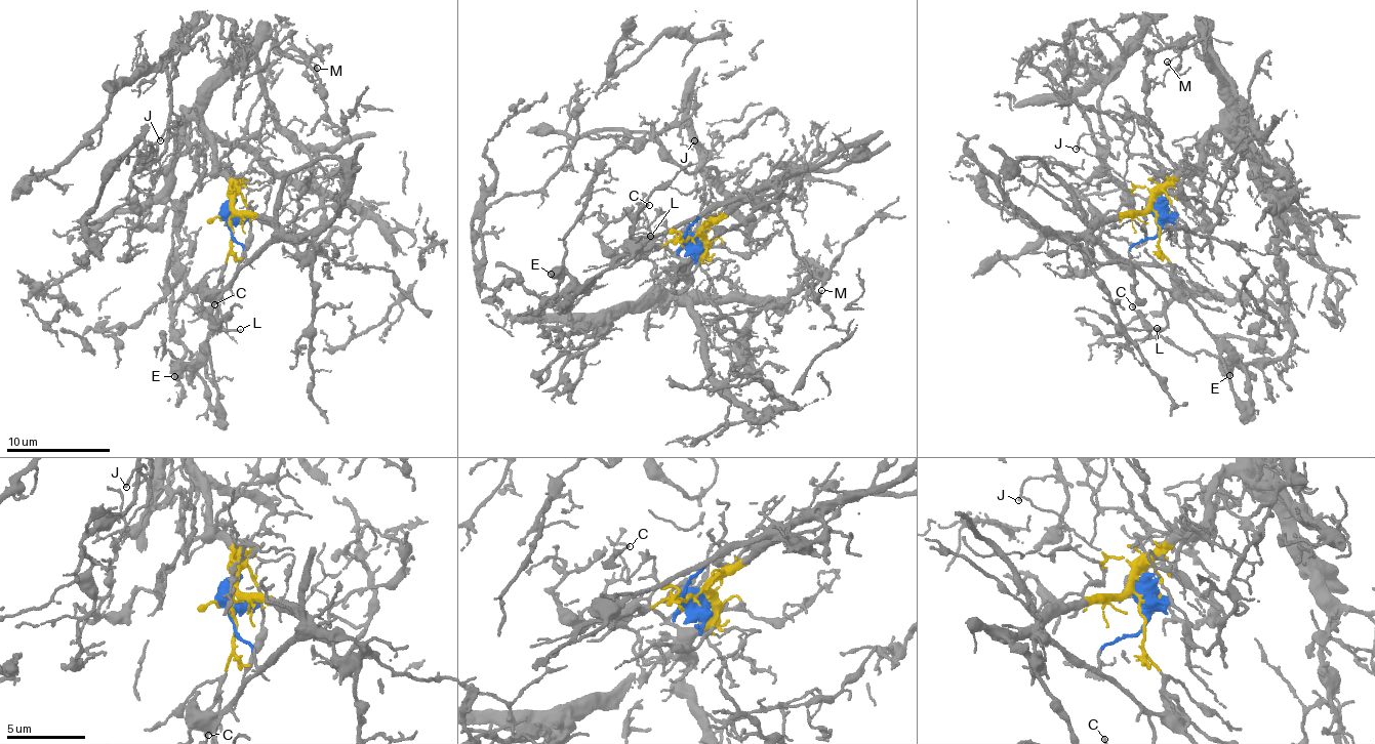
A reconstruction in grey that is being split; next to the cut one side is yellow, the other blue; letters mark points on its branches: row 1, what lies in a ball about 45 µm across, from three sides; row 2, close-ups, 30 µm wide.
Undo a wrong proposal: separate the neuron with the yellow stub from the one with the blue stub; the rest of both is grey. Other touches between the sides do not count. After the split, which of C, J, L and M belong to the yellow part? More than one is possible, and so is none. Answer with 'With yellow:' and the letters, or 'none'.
With yellow: J, M

